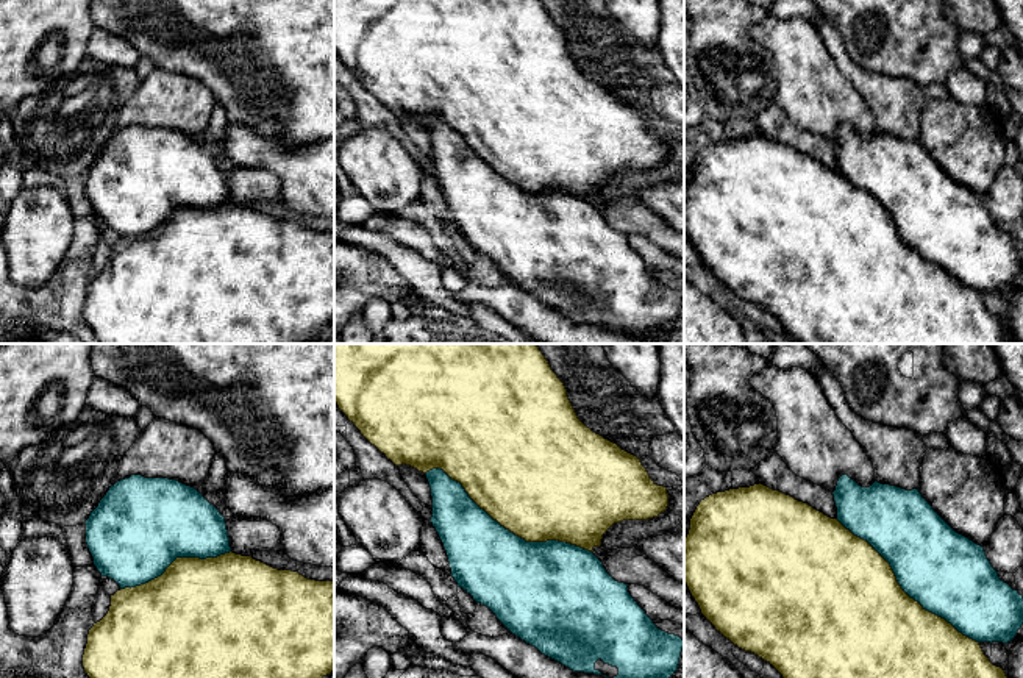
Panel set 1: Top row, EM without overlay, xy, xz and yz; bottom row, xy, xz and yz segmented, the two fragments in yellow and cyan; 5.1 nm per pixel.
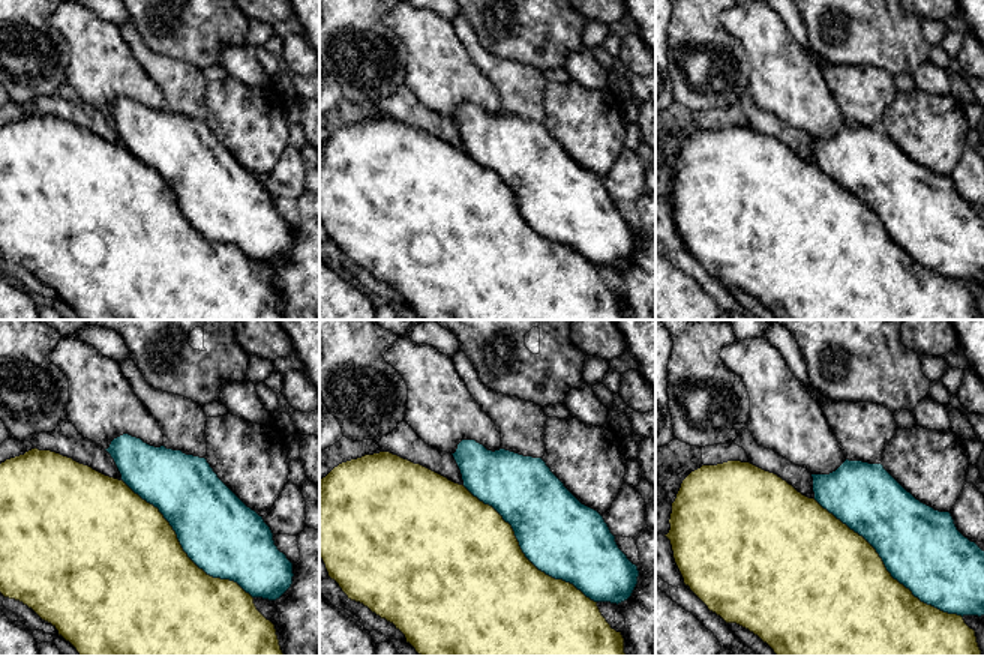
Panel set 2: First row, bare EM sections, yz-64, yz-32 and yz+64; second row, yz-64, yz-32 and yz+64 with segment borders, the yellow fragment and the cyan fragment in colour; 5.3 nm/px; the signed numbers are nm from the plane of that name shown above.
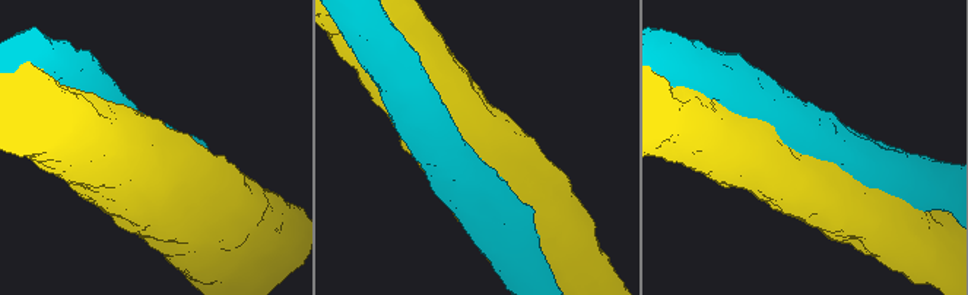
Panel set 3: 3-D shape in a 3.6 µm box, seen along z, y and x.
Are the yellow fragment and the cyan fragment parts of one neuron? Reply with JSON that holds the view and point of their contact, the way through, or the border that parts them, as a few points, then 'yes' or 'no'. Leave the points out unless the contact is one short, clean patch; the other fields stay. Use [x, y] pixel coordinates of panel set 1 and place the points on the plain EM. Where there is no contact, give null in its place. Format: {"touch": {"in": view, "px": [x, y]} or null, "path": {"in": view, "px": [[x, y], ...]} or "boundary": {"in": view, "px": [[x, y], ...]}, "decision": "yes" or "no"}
{"touch": {"in": "xz", "px": [506, 178]}, "decision": "yes"}

